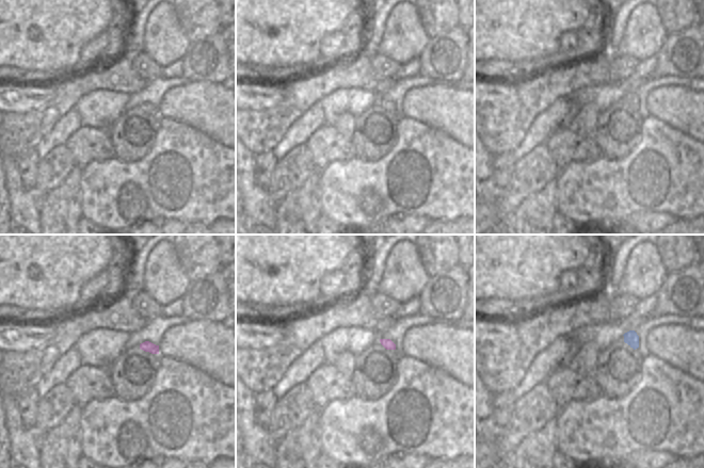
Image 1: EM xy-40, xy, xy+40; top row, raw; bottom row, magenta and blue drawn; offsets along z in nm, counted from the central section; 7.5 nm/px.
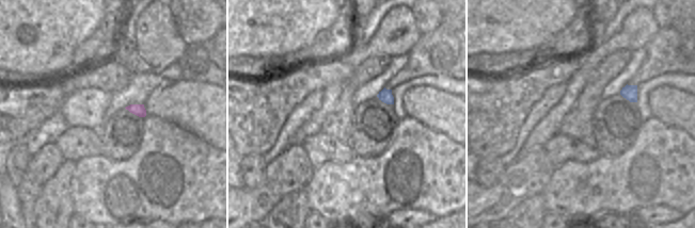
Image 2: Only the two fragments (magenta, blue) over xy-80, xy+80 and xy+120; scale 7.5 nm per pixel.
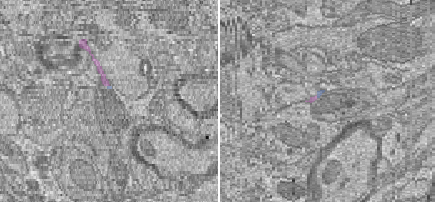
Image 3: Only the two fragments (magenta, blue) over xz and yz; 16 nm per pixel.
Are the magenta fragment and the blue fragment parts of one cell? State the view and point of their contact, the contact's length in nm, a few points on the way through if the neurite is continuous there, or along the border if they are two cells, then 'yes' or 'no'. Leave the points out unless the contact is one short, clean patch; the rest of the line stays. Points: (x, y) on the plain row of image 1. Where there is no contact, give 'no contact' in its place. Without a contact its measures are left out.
no contact; yes

